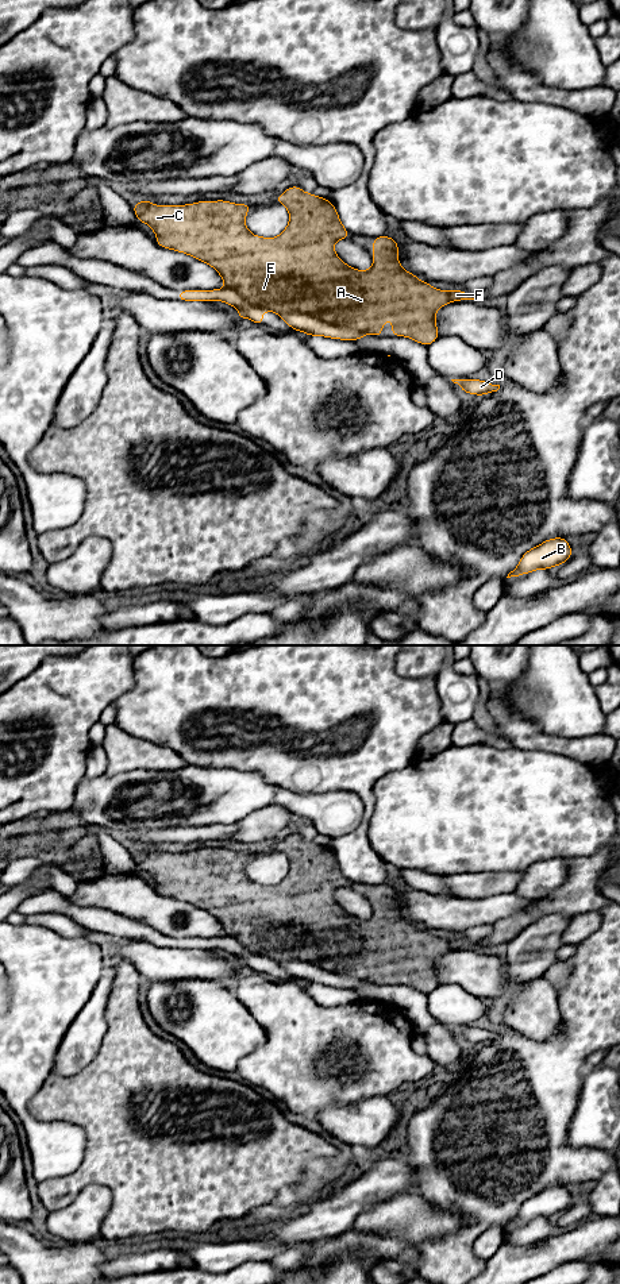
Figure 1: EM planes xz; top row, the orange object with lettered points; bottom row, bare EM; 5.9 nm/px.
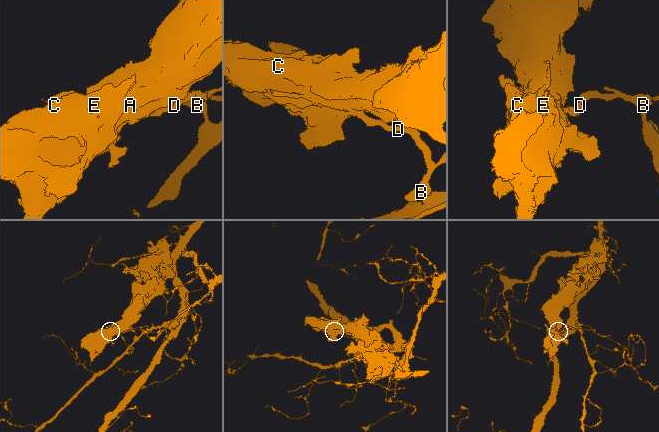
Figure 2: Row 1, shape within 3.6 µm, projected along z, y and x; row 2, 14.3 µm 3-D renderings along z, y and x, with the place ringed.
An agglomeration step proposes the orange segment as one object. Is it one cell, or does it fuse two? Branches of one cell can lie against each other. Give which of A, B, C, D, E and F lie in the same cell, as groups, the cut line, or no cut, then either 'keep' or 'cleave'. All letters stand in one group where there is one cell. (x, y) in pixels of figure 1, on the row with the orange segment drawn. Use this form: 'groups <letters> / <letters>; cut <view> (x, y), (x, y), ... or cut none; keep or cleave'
groups A C E F / B D; cut xz (278, 313), (299, 311), (331, 323), (347, 323), (365, 334); cleave

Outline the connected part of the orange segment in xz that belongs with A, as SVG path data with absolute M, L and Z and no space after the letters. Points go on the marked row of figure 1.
M297 185L278 194L278 204L289 212L286 228L276 238L257 236L249 231L244 217L249 204L231 201L197 201L185 205L157 205L140 200L132 205L136 219L155 234L159 247L184 252L213 267L226 288L236 290L254 306L267 308L277 315L301 312L331 324L348 324L373 336L382 335L389 316L392 336L404 336L430 346L438 338L435 313L454 301L474 300L463 290L440 290L420 281L401 267L398 244L386 235L373 238L373 266L357 270L346 265L334 244L348 239L334 204L324 197L307 193Z

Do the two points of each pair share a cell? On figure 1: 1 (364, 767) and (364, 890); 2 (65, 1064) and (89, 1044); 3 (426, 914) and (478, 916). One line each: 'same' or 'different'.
1: different
2: same
3: same

